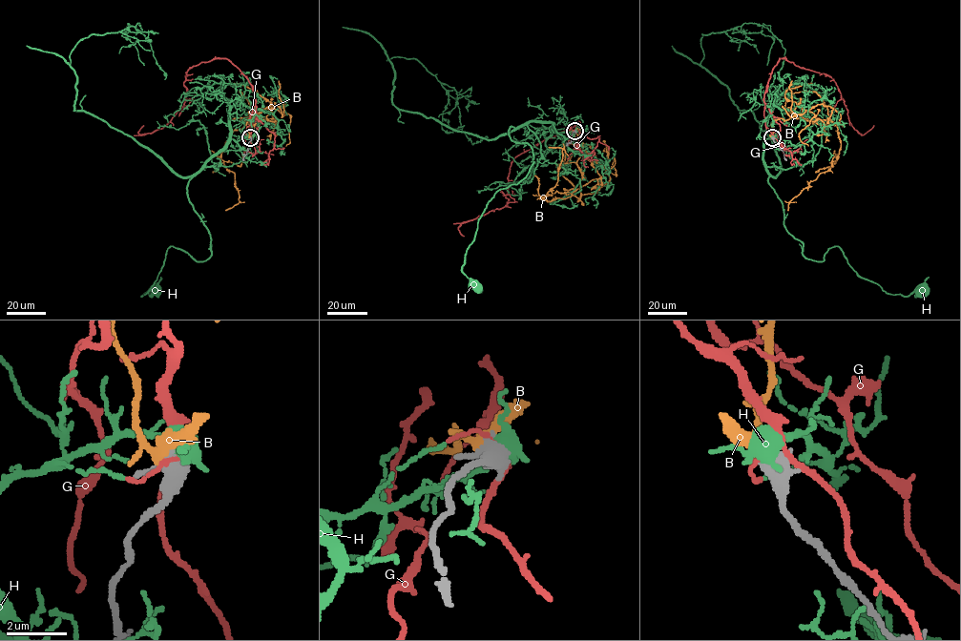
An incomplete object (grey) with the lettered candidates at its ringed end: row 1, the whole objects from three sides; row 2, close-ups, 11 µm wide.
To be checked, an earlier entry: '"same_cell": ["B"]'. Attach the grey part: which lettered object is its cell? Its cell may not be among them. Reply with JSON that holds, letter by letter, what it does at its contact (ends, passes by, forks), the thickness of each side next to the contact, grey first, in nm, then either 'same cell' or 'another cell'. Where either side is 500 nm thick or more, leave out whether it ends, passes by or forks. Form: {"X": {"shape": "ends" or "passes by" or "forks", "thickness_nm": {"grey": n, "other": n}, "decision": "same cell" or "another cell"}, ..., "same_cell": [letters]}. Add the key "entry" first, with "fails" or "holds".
{"entry": "holds", "B": {"thickness_nm": {"grey": 500, "other": 280}, "decision": "same cell"}, "G": {"thickness_nm": {"grey": 550, "other": 140}, "decision": "another cell"}, "H": {"thickness_nm": {"grey": 500, "other": 480}, "decision": "another cell"}, "same_cell": ["B"]}

